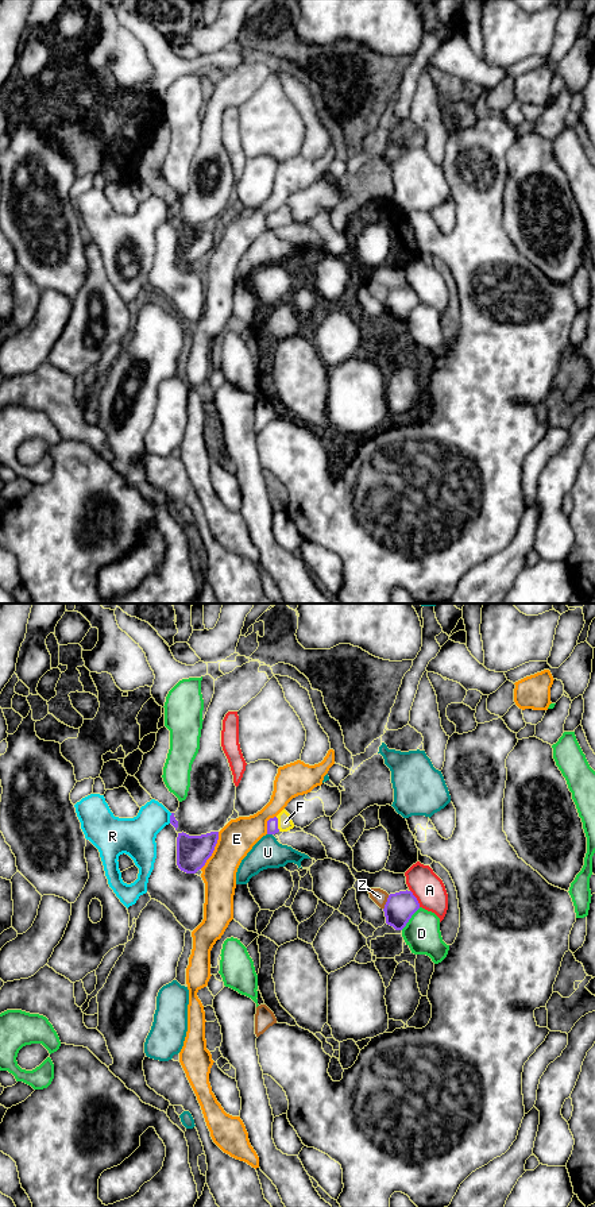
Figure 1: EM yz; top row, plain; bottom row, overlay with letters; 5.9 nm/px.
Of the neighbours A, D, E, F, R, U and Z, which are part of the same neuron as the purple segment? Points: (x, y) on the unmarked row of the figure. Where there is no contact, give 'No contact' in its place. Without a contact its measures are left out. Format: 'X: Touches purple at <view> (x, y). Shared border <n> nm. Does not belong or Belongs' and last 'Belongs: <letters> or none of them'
A: Touches purple at yz (416, 293). Shared border 120 nm. Does not belong
D: Touches purple at yz (410, 312). Shared border 180 nm. Does not belong
E: Touches purple at yz (213, 245). Shared border 260 nm. Does not belong
F: Touches purple at yz (277, 219). Shared border 90 nm. Belongs
R: Touches purple at yz (170, 213). Shared border 70 nm. Does not belong
U: Touches purple at yz (270, 228). Shared border 30 nm. Does not belong
Z: Touches purple at yz (386, 297). Shared border 90 nm. Does not belong
Belongs: F

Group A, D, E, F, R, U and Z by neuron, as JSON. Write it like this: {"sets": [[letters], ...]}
{"sets": [["A"], ["D"], ["E"], ["F"], ["R"], ["U"], ["Z"]]}

